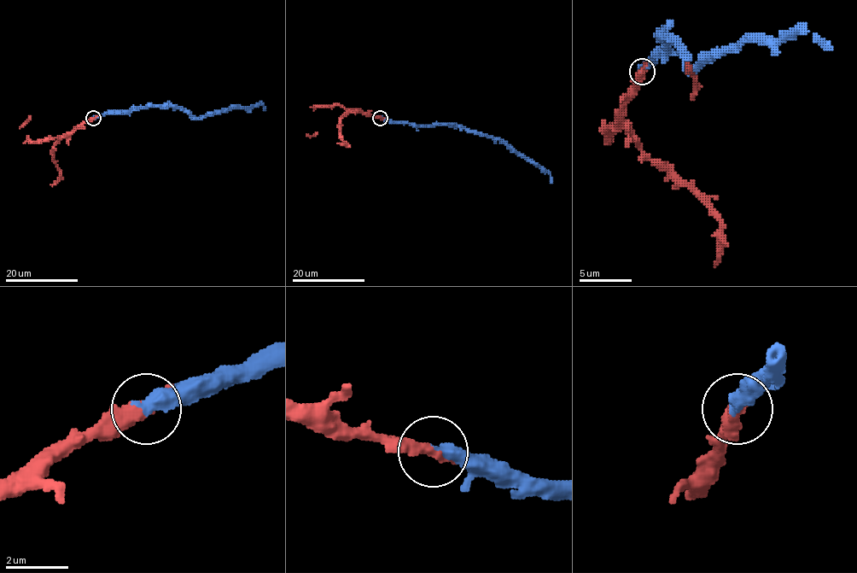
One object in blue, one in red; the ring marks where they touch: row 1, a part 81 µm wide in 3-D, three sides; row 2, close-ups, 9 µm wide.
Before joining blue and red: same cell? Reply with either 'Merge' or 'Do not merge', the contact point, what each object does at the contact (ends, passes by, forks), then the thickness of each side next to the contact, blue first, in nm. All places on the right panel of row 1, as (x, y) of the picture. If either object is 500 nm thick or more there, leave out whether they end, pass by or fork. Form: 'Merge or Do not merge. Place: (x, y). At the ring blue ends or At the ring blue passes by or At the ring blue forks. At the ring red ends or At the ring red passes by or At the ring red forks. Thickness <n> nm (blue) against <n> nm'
Merge. Place: (642, 71). At the ring blue ends. At the ring red ends. Thickness 480 nm (blue) against 460 nm

